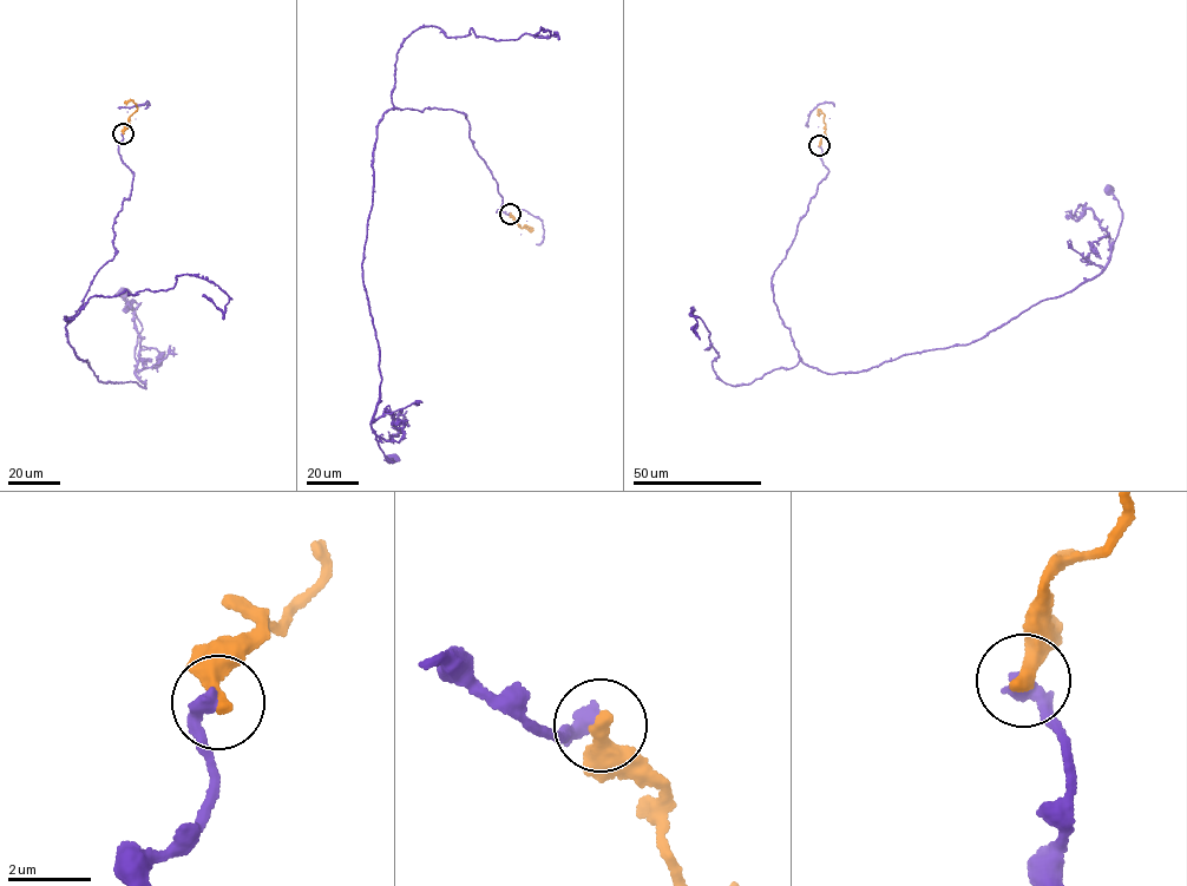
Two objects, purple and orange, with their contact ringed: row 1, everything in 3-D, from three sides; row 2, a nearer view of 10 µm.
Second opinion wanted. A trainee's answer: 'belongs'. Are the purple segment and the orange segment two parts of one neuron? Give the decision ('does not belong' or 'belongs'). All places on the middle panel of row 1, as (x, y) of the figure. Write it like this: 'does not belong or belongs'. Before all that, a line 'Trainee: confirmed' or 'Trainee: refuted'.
Trainee: refuted
does not belong

